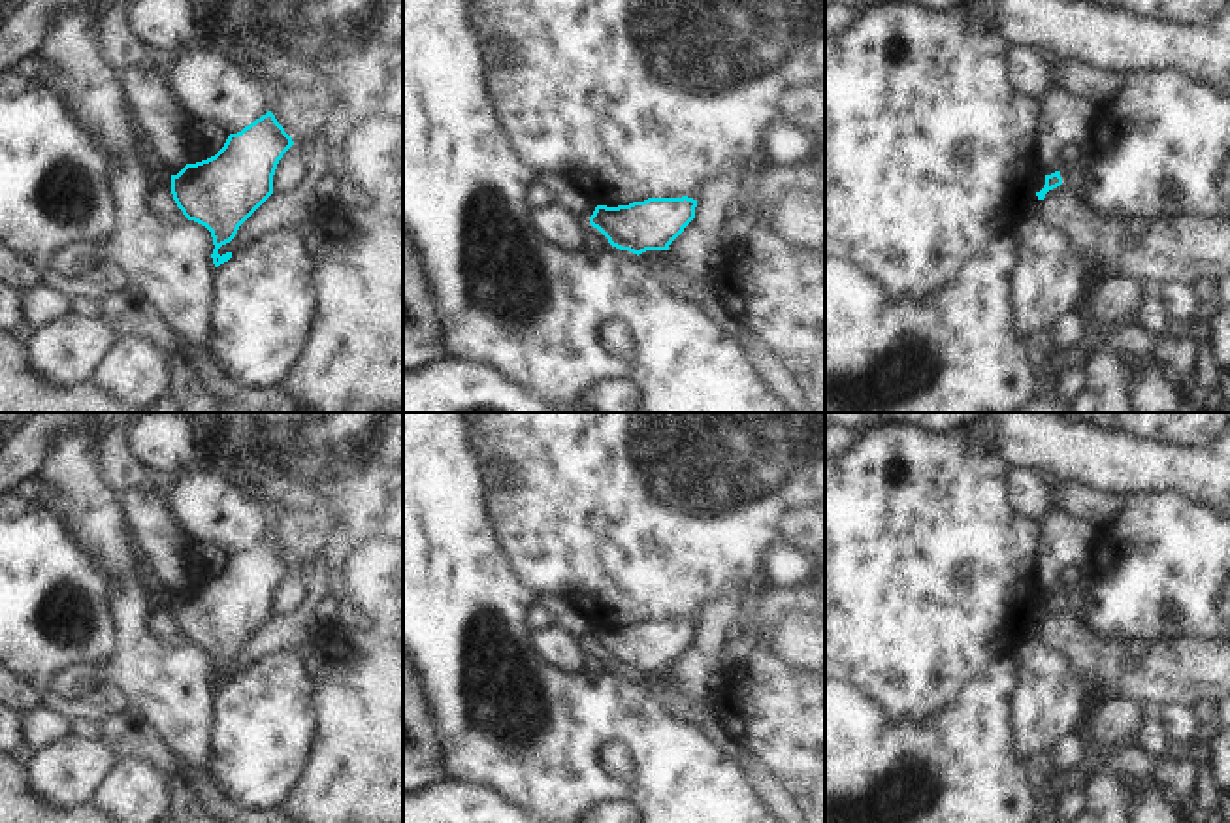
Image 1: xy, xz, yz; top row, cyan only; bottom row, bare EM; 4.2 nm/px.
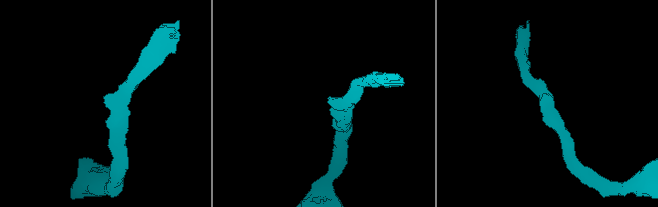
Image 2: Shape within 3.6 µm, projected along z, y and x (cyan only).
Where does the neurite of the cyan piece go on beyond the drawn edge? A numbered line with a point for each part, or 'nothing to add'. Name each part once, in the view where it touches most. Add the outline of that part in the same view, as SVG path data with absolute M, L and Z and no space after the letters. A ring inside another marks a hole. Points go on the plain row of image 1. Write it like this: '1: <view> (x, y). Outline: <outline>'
nothing to add.

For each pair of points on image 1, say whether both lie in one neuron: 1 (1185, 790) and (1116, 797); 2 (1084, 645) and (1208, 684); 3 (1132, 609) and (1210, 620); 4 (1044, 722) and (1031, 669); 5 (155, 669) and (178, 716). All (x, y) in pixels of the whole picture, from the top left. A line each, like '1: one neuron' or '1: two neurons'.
1: two neurons
2: one neuron
3: one neuron
4: one neuron
5: one neuron

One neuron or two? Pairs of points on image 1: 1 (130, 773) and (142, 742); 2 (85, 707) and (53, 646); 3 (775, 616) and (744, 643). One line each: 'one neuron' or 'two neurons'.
1: two neurons
2: one neuron
3: two neurons

